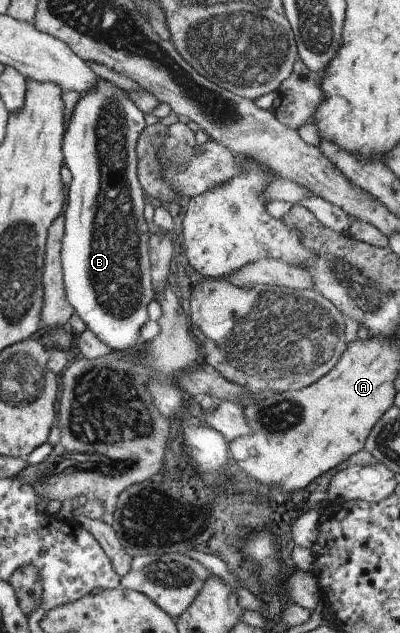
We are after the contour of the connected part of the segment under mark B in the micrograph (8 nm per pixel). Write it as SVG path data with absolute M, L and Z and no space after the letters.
M97 77L95 87L79 96L61 141L63 163L71 174L62 213L65 221L60 253L65 299L85 327L101 343L107 343L111 352L136 354L143 347L139 345L139 329L148 320L145 307L153 300L147 253L150 233L143 218L145 193L135 176L135 142L145 122L127 92L101 77Z

